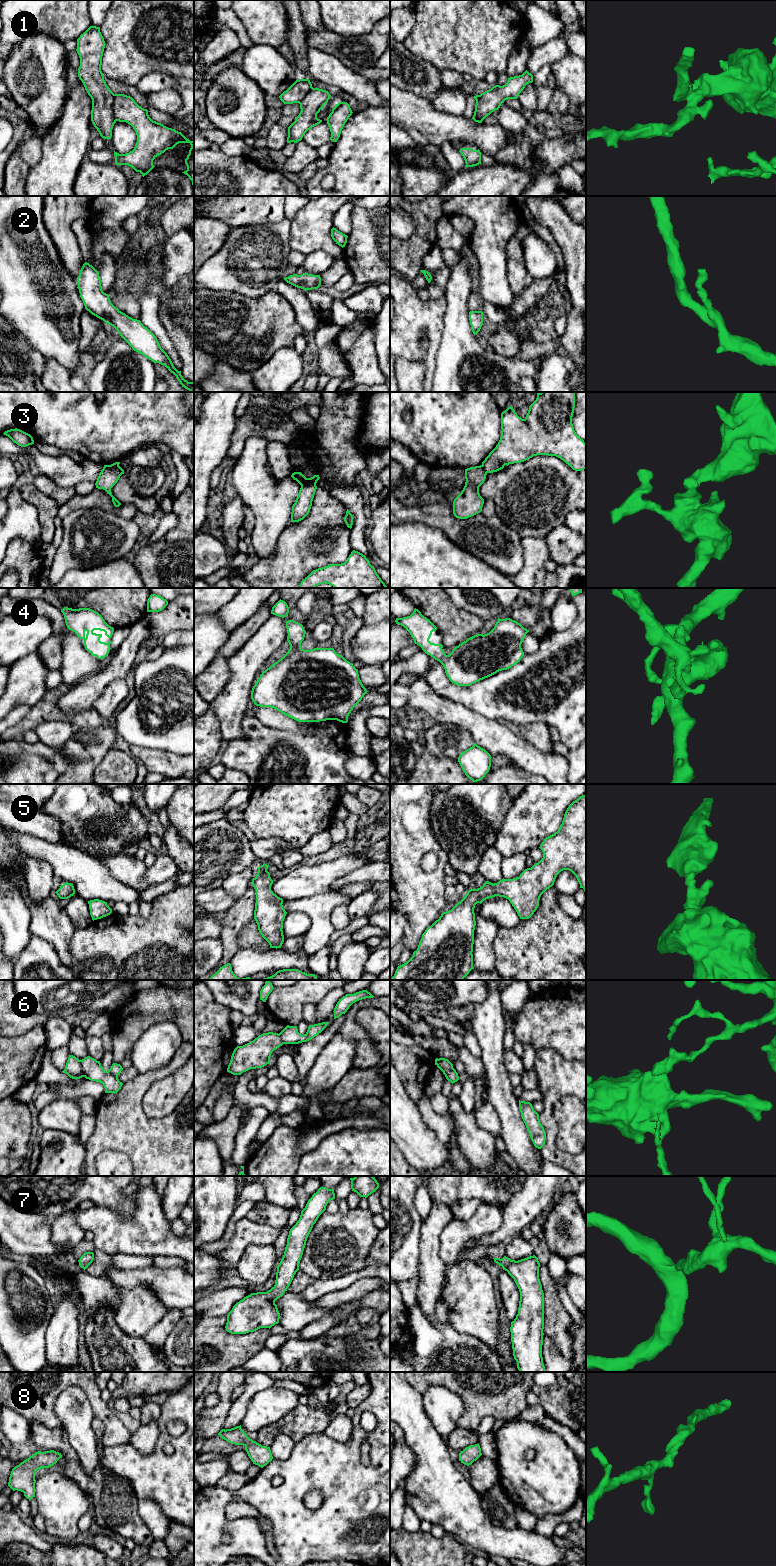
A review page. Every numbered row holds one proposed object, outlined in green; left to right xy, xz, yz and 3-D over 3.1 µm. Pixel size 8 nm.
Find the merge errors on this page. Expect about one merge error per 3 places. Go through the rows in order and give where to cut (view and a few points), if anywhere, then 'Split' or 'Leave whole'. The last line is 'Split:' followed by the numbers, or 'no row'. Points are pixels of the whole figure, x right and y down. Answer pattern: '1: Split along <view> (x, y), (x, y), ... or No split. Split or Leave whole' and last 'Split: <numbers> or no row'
1: No split. Leave whole
2: No split. Leave whole
3: Split along xz (315, 484), (303, 484), (301, 486). Split
4: No split. Leave whole
5: No split. Leave whole
6: Split along xy (80, 1060), (84, 1076). Split
7: No split. Leave whole
8: No split. Leave whole
Split: 3, 6

